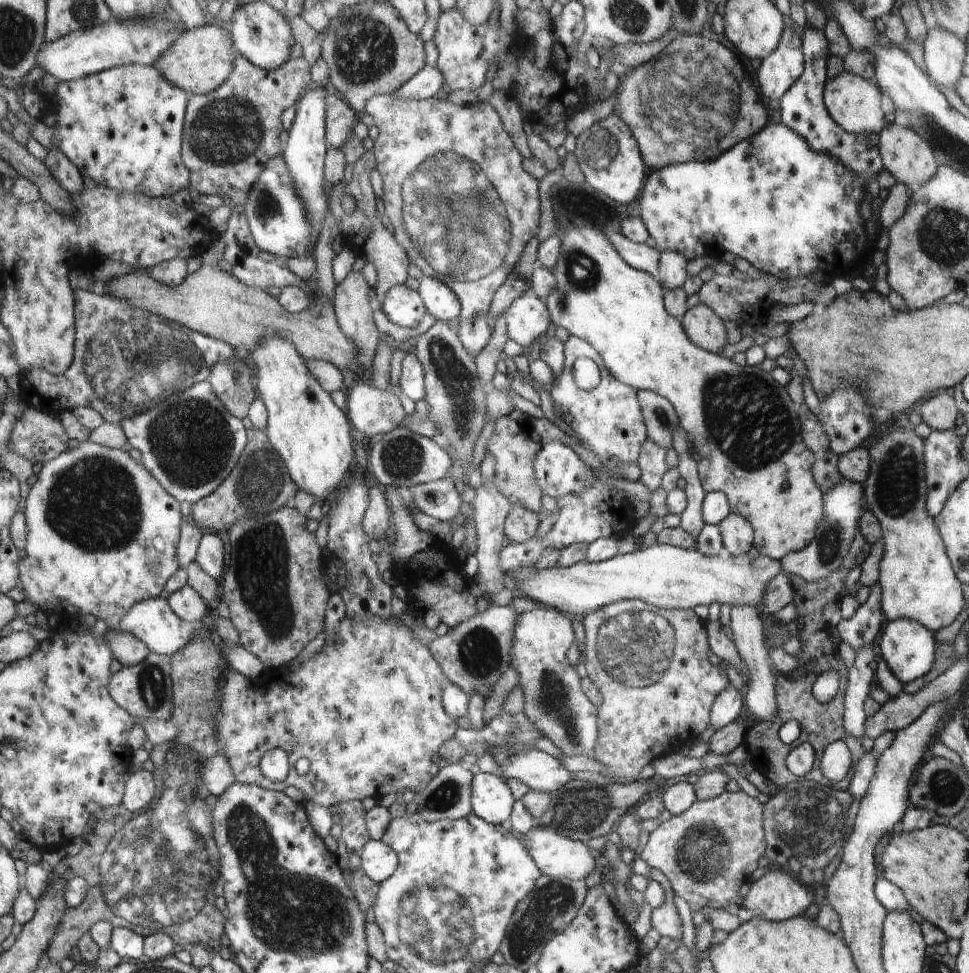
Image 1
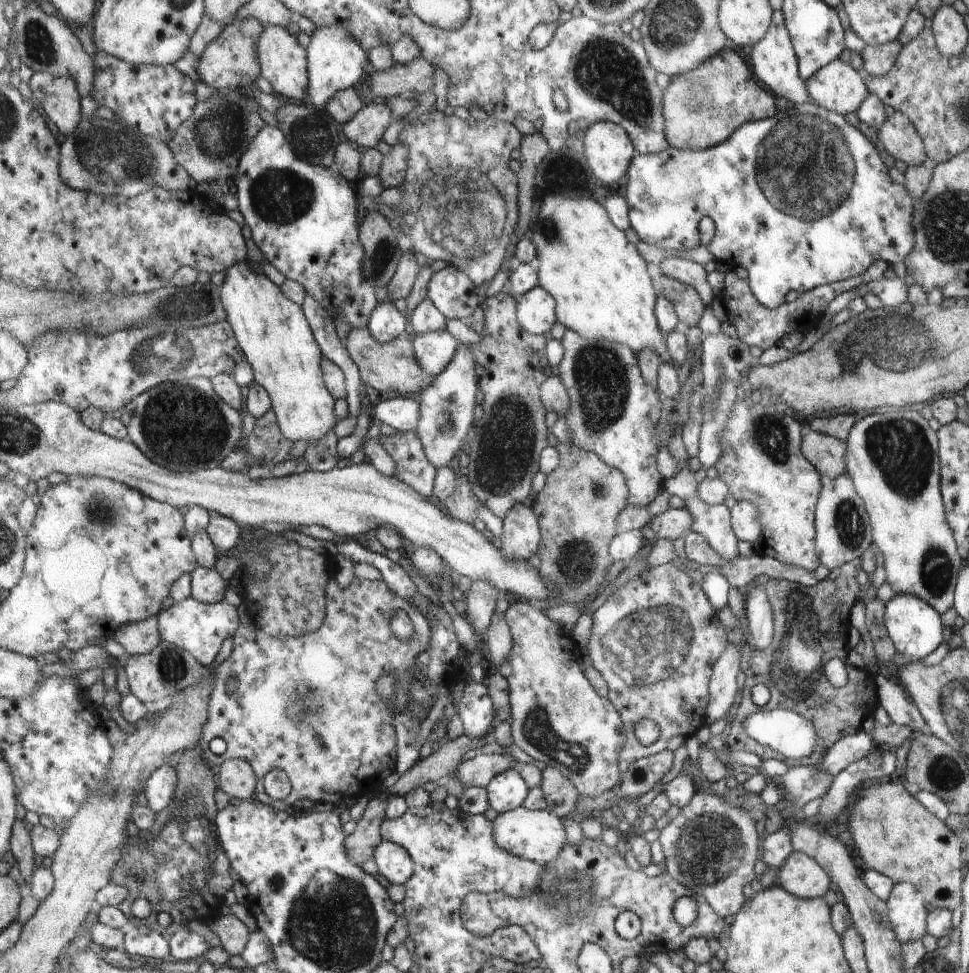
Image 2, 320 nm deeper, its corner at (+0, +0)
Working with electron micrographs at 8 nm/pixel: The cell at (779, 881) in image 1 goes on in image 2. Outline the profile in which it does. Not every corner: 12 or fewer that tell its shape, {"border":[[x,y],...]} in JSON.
{"border":[[792,851],[776,885],[803,899],[824,896],[829,873]]}

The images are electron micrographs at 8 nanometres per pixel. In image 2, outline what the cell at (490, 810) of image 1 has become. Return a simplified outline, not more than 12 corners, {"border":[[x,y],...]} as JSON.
{"border":[[517,768],[489,782],[498,814],[524,804],[529,789]]}

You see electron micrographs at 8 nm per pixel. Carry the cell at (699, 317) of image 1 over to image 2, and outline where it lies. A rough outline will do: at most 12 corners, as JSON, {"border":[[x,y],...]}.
{"border":[[657,274],[683,328],[698,326],[706,304],[693,286]]}

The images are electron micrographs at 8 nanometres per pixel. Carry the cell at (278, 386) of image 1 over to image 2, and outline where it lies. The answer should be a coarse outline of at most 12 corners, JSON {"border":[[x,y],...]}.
{"border":[[242,259],[221,295],[281,433],[336,417],[304,311]]}

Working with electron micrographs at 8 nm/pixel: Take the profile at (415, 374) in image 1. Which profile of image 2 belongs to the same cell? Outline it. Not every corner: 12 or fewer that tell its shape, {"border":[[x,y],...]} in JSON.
{"border":[[446,329],[413,335],[418,364],[440,374],[459,340]]}

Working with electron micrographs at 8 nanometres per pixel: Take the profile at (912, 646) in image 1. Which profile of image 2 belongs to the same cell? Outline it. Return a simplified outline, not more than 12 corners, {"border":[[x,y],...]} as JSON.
{"border":[[913,594],[885,604],[895,649],[920,661],[942,644],[940,613]]}

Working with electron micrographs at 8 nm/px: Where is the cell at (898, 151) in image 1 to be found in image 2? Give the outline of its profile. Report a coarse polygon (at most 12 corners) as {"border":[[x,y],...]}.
{"border":[[901,112],[877,135],[890,156],[920,165],[928,156],[917,127]]}

